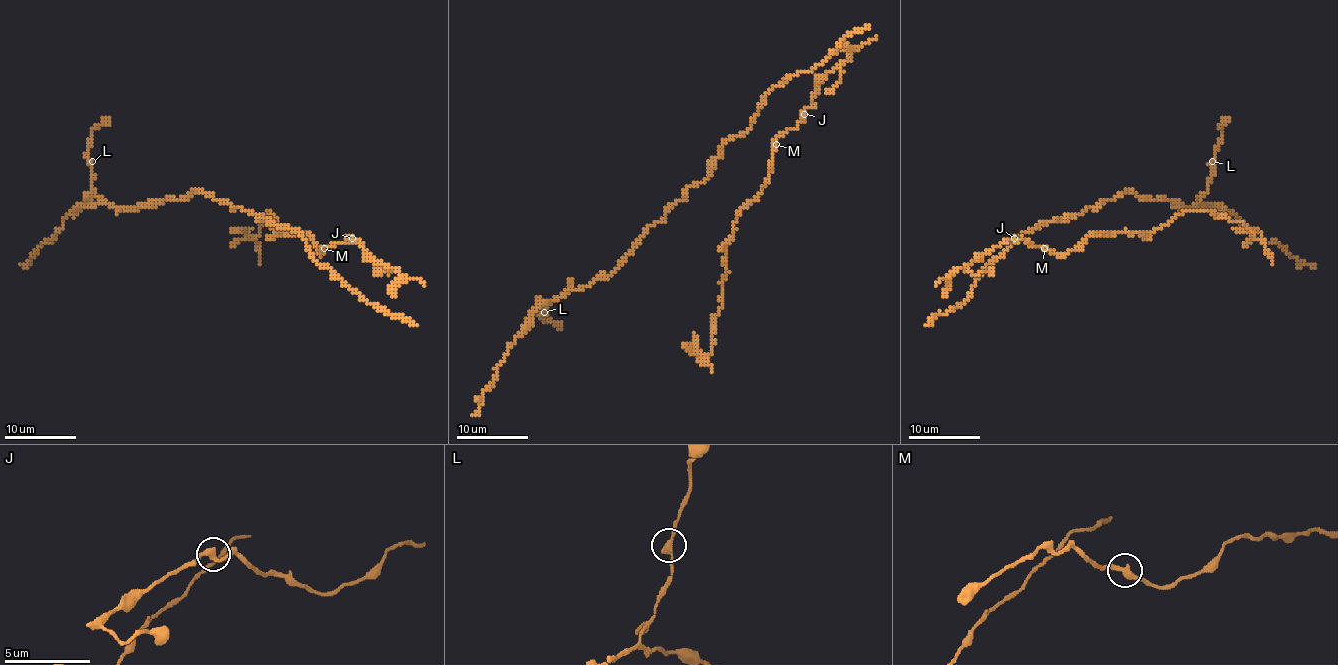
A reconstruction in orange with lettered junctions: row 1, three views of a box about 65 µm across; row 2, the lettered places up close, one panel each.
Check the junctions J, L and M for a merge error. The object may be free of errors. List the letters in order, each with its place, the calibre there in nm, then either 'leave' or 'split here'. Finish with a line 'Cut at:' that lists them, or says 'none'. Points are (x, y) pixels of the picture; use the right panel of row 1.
J: place (1014, 238); calibre 320 nm; leave
L: place (1212, 161); calibre 340 nm; leave
M: place (1044, 248); calibre 340 nm; leave
Cut at: none

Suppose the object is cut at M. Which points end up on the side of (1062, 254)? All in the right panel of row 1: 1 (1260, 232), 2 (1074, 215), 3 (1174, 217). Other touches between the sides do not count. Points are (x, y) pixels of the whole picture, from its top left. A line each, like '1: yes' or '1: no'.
1: yes
2: no
3: yes

